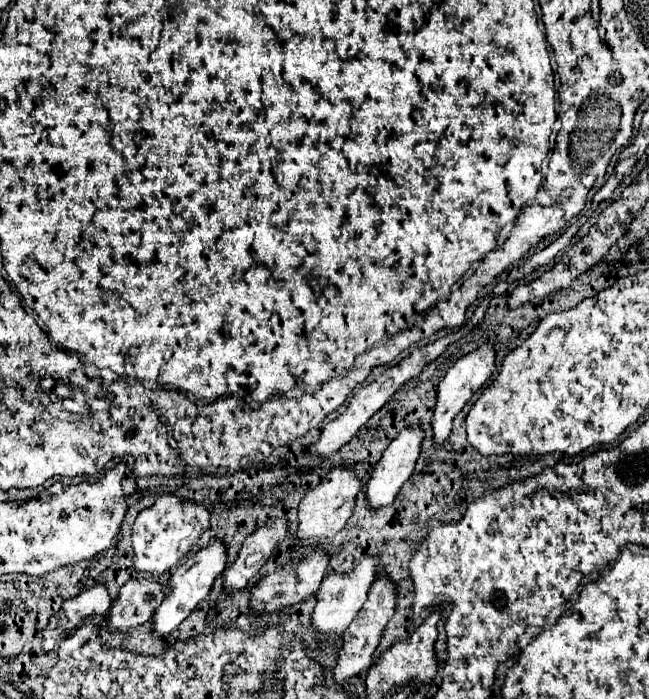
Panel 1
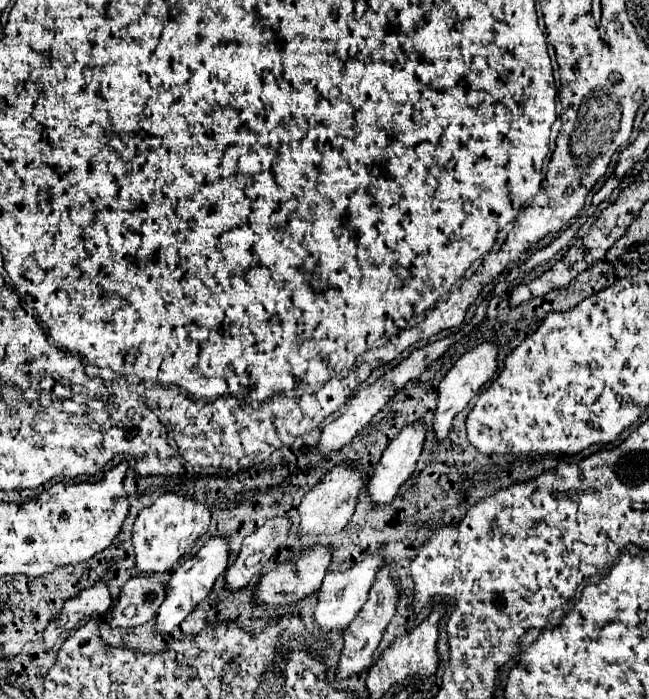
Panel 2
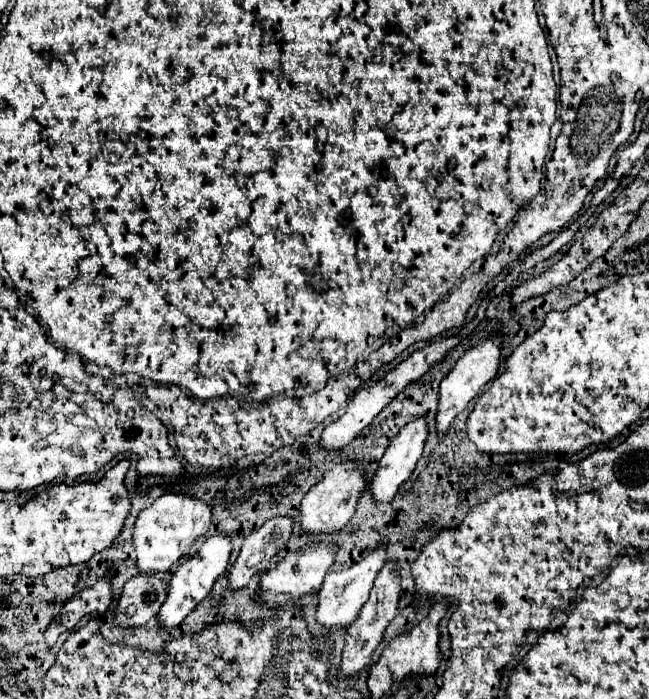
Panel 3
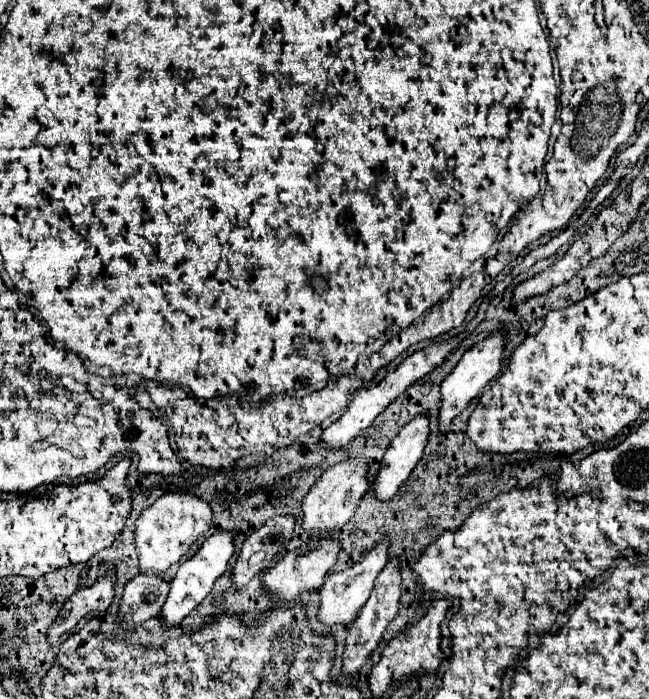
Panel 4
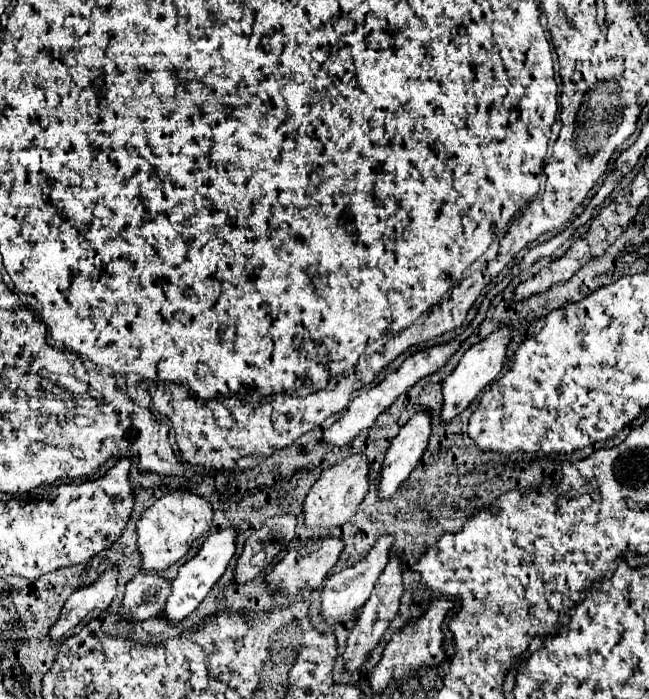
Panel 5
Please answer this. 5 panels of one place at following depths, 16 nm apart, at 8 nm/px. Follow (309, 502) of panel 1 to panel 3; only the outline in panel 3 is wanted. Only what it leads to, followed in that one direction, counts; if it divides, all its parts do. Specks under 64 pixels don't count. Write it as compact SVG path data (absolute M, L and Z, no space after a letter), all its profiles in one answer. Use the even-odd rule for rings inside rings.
M340 462L332 470L324 474L324 478L310 488L310 492L304 496L300 504L300 528L302 534L308 536L320 536L320 534L336 534L340 532L348 520L352 518L360 492L366 490L366 480L364 480L364 470L360 462Z

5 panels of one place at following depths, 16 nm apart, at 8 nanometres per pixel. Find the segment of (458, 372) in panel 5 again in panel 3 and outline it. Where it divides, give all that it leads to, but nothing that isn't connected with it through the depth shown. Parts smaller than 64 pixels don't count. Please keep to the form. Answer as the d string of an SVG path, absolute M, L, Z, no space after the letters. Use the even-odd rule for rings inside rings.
M494 336L490 340L480 342L472 350L468 350L456 366L446 374L446 378L440 382L440 398L438 398L438 412L436 412L436 432L438 438L444 438L452 426L452 420L456 414L460 414L468 402L480 394L480 390L496 376L498 372L498 358L500 358L500 338Z

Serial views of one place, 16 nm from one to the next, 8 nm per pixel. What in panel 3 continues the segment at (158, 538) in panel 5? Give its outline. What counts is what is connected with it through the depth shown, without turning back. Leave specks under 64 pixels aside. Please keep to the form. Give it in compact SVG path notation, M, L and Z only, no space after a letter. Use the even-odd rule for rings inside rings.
M162 494L150 508L142 510L134 524L134 548L138 570L146 574L166 572L174 564L178 564L184 556L190 554L190 548L196 544L200 536L204 536L210 528L210 508L208 504L182 496L182 494Z

